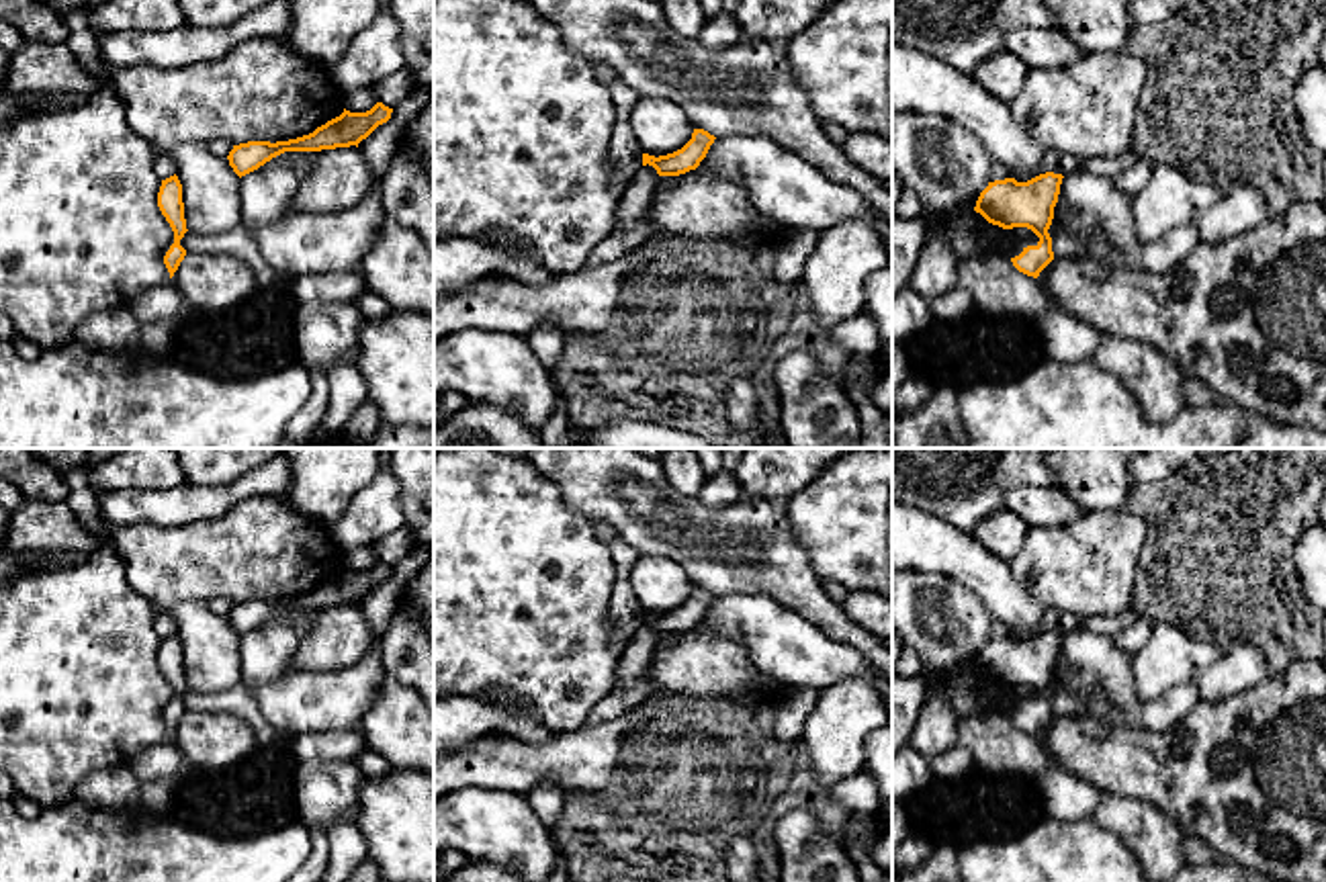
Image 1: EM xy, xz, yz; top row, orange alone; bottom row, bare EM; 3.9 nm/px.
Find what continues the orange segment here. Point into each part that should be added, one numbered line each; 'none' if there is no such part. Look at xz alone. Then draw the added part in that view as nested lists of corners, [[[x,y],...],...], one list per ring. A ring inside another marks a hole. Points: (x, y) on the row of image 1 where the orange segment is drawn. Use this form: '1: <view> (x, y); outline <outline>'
none

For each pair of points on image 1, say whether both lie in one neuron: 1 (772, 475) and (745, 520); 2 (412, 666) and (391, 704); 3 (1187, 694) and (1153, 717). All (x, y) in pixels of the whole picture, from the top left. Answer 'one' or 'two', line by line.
1: two
2: two
3: one

